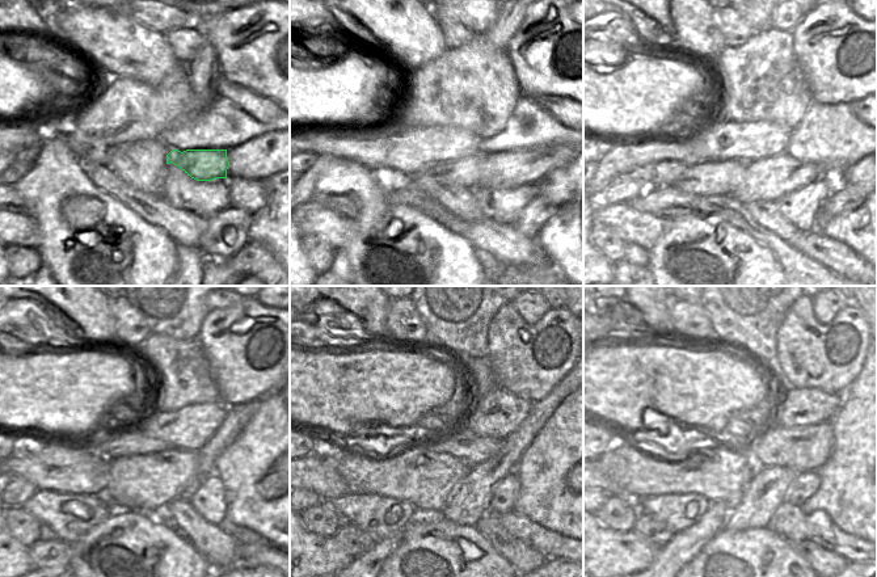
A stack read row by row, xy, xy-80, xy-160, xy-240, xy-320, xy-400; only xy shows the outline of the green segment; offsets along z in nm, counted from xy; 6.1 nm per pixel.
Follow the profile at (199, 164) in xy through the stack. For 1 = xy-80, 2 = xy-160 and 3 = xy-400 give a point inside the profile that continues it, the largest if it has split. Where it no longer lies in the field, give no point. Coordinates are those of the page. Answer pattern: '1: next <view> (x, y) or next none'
1: next xy-80 (467, 172)
2: next xy-160 (705, 179)
3: next xy-400 (610, 488)

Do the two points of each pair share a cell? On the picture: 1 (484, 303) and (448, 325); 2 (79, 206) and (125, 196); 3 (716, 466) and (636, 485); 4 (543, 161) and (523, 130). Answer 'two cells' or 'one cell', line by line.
1: one cell
2: two cells
3: one cell
4: two cells

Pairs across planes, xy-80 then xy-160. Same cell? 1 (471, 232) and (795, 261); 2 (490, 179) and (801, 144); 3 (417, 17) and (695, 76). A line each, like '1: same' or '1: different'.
1: different
2: different
3: different

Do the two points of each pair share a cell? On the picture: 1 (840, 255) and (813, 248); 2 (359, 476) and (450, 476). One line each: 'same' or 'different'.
1: same
2: same

